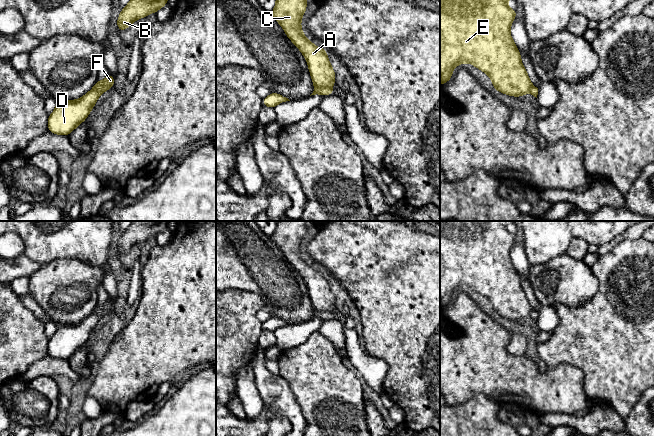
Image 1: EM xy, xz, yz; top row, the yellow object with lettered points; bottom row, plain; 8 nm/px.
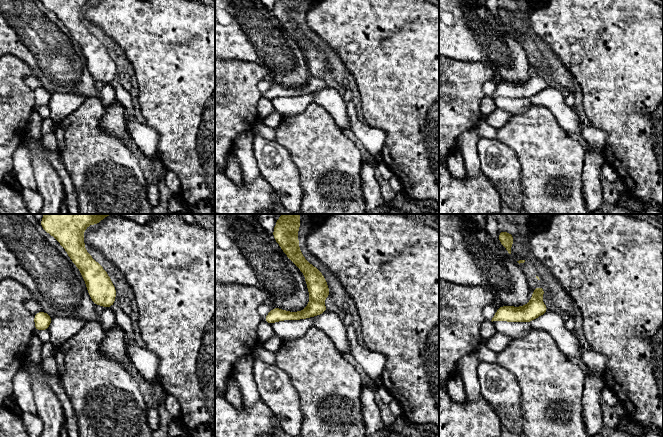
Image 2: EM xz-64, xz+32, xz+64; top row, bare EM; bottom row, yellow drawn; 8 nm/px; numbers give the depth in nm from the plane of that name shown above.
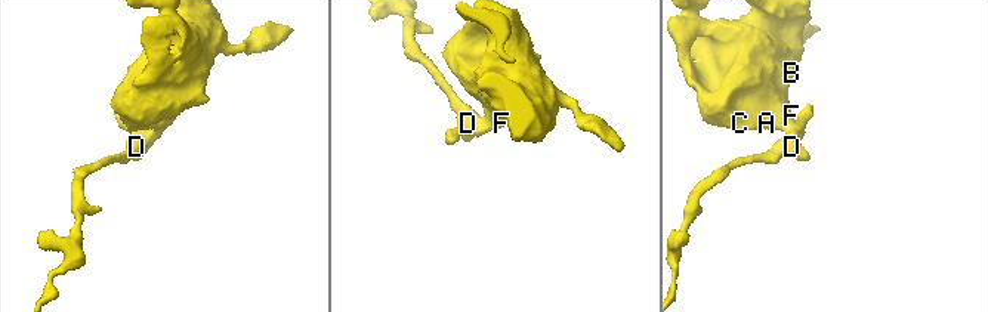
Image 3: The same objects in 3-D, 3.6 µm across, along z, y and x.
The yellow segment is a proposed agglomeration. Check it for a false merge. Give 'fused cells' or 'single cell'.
fused cells

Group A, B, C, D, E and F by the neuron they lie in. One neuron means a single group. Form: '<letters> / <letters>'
A B C E F / D

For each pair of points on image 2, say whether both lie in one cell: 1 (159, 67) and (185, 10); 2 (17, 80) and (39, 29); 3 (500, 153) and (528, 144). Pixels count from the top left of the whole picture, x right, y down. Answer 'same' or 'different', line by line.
1: same
2: different
3: different

